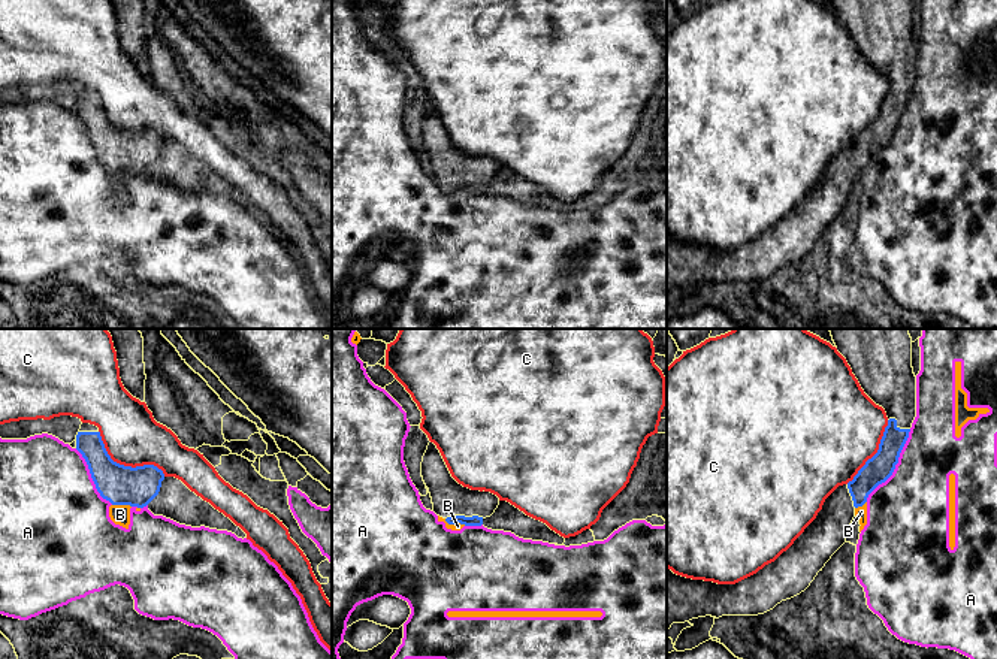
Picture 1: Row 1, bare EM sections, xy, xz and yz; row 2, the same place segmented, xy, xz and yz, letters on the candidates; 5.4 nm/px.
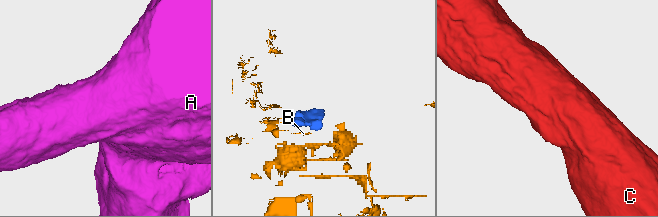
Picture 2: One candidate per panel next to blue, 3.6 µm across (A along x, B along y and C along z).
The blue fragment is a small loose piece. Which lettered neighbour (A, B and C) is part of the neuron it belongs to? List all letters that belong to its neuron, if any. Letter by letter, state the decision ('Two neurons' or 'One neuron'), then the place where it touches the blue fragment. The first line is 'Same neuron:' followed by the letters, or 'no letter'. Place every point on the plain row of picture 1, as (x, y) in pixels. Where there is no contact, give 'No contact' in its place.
Same neuron: no letter
A: Two neurons. Touches blue at yz (894, 132)
B: Two neurons. Touches blue at xz (455, 189)
C: Two neurons. Touches blue at xy (126, 132)

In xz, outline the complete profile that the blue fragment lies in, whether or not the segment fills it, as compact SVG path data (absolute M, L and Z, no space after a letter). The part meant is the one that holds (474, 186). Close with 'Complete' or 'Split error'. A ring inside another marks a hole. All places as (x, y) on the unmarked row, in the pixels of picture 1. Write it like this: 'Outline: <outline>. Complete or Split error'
Outline: M429 108L423 121L422 142L429 154L433 178L448 190L481 191L499 170L496 160L459 149L433 108Z. Split error

